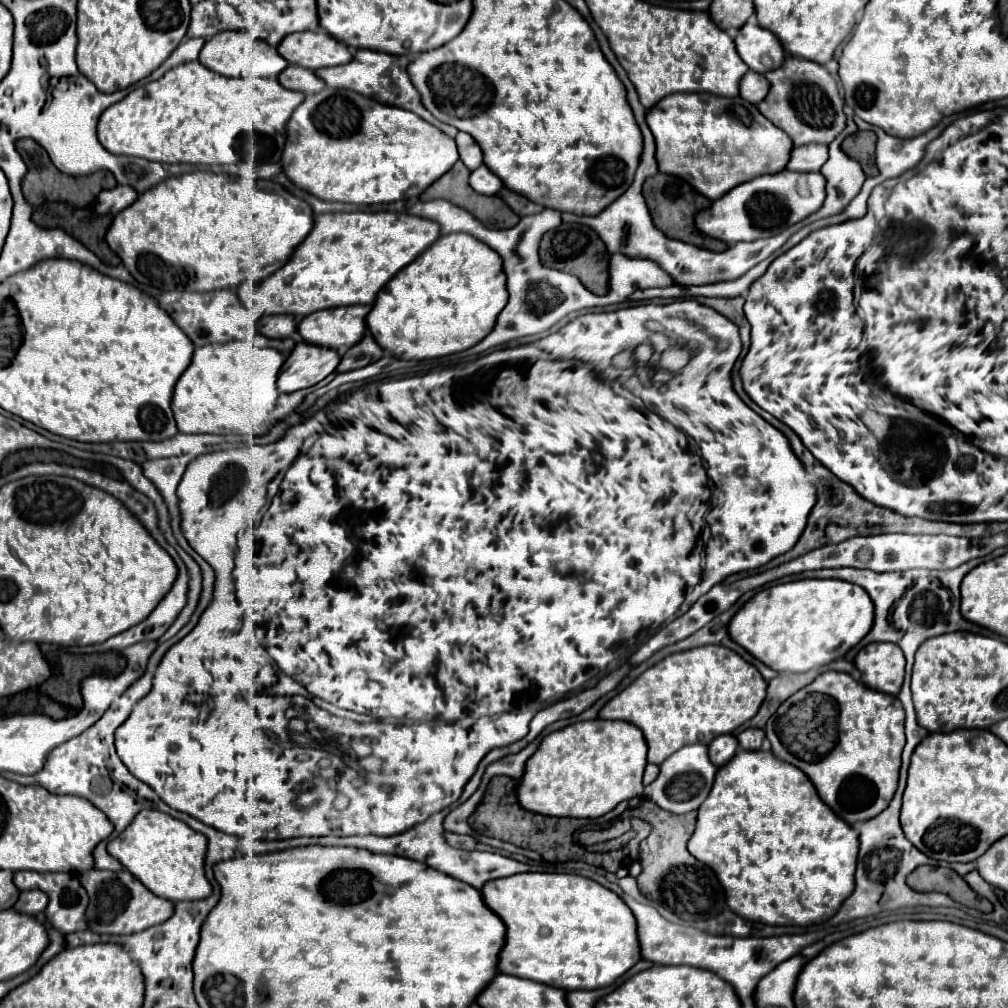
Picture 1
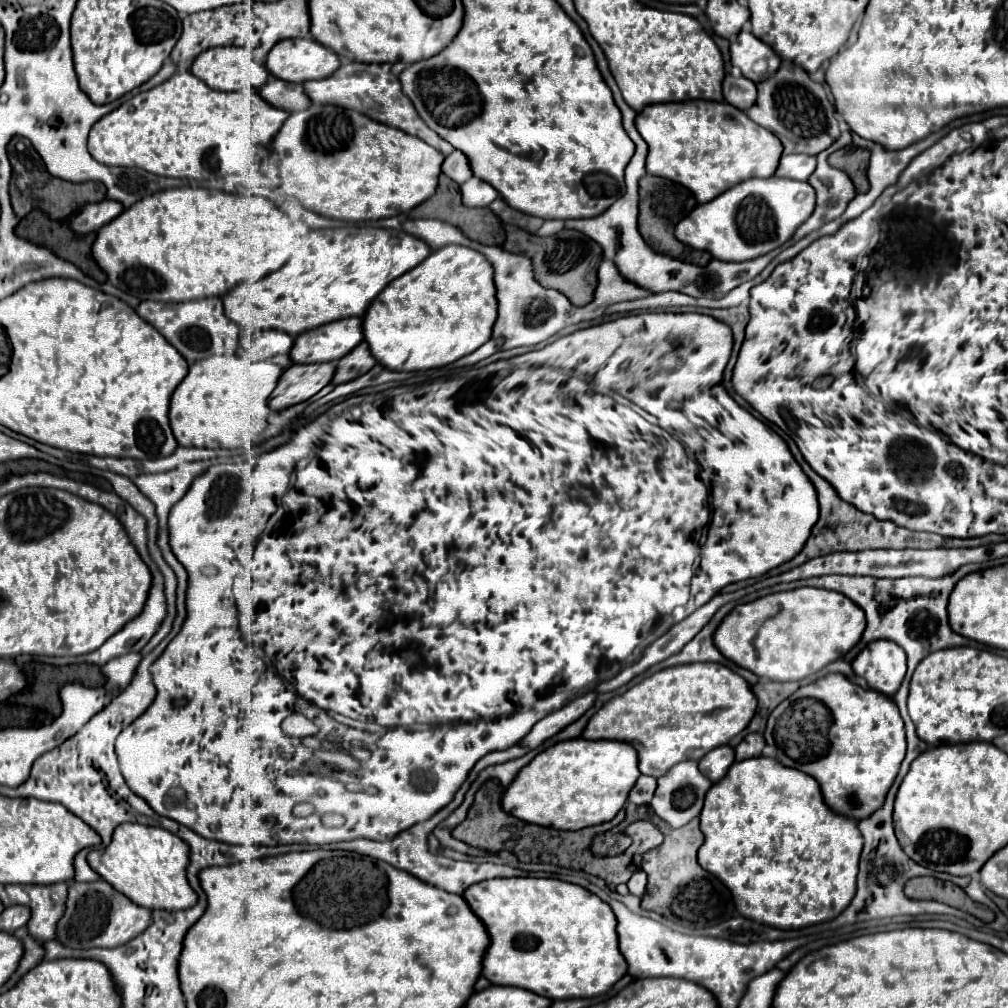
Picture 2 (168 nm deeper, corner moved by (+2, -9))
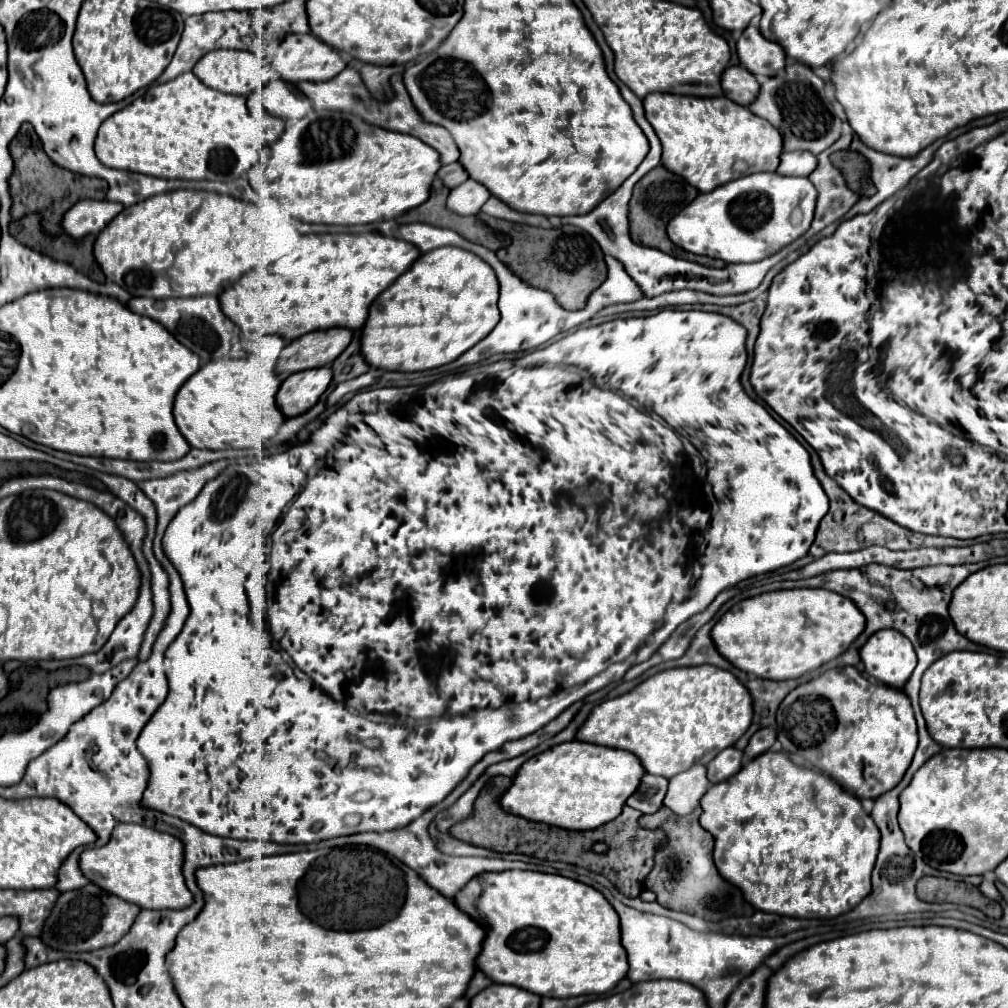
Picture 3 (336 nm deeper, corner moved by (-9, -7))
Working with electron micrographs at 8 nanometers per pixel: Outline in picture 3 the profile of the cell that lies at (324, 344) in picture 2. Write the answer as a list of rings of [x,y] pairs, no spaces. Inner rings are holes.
[[[341,327],[307,333],[305,337],[291,341],[281,351],[281,357],[277,361],[277,373],[291,375],[297,371],[331,365],[341,355],[341,349],[349,345],[351,339],[353,331]]]

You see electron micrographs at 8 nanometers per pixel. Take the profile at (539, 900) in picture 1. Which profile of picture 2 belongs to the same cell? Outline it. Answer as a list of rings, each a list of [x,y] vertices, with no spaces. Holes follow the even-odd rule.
[[[496,877],[474,883],[462,897],[490,935],[482,975],[494,985],[522,987],[548,999],[576,999],[602,995],[626,975],[610,905],[580,885],[558,879]]]

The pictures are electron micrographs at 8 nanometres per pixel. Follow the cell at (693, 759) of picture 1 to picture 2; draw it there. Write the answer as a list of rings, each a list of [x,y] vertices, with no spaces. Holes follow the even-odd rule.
[[[682,761],[678,765],[674,765],[664,777],[658,779],[658,789],[654,793],[654,799],[652,799],[650,807],[670,827],[682,827],[690,819],[694,819],[694,817],[700,815],[702,801],[704,801],[706,791],[710,789],[710,785],[712,783],[698,771],[698,763],[696,761]]]

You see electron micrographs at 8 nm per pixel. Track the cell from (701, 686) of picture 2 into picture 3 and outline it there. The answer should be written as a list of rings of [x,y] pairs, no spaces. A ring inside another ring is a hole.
[[[715,665],[675,667],[655,673],[625,695],[599,703],[577,731],[577,739],[595,745],[627,749],[641,759],[647,773],[671,779],[695,763],[707,765],[721,749],[731,747],[749,729],[751,719],[753,699],[749,697],[749,689],[745,689],[745,685],[733,673],[717,669]]]

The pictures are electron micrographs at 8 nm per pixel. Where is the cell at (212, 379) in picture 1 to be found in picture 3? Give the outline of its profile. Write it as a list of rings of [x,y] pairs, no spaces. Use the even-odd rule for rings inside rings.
[[[217,359],[205,363],[193,377],[185,381],[175,397],[175,423],[187,443],[195,449],[263,449],[265,441],[277,435],[279,425],[283,423],[283,413],[277,409],[275,395],[279,391],[281,377],[275,369],[261,369],[255,359]]]

